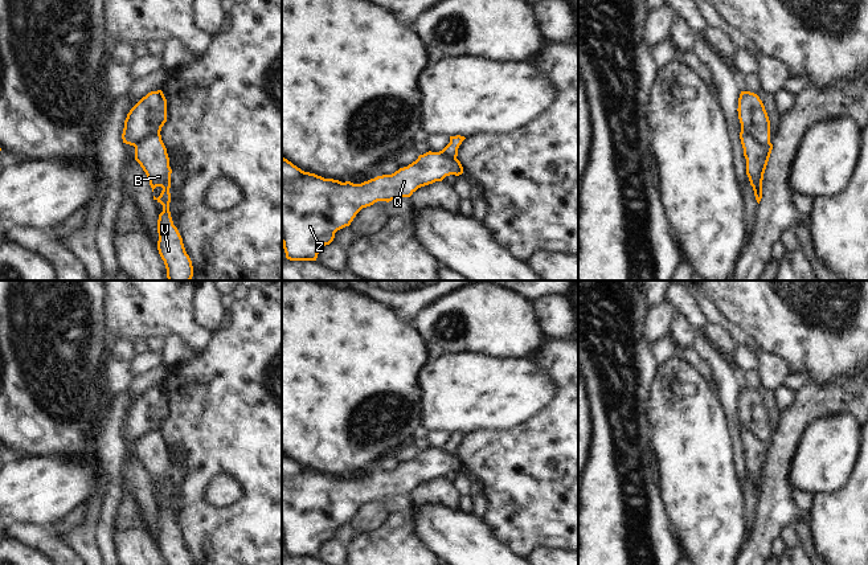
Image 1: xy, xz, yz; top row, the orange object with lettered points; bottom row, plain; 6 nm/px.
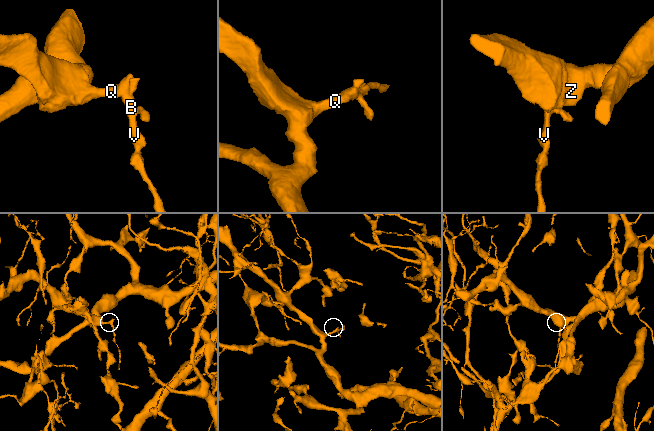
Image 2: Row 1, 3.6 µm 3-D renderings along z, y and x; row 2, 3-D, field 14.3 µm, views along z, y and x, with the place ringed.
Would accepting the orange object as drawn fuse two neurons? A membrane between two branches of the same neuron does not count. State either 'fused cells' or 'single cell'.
fused cells

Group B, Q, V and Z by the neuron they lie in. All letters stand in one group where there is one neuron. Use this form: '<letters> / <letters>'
B V / Q Z

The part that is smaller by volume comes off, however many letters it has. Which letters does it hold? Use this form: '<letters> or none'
B, V

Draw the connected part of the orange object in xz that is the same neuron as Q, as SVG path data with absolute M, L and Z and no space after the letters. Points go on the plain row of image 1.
M439 449L419 451L408 463L392 471L382 471L361 480L341 479L304 468L282 451L282 540L290 557L316 557L323 543L329 541L335 529L349 523L356 511L377 498L410 494L418 484L442 478L446 472L463 470L460 458Z

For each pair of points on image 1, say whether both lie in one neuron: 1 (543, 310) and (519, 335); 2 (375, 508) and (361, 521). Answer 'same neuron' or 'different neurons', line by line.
1: different neurons
2: same neuron

